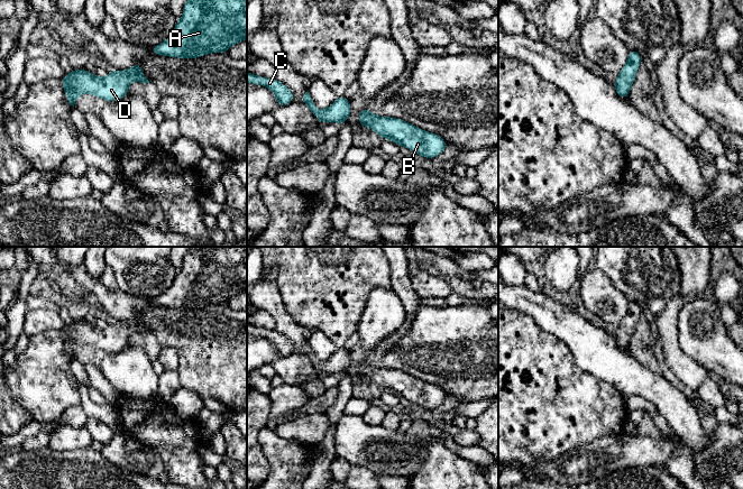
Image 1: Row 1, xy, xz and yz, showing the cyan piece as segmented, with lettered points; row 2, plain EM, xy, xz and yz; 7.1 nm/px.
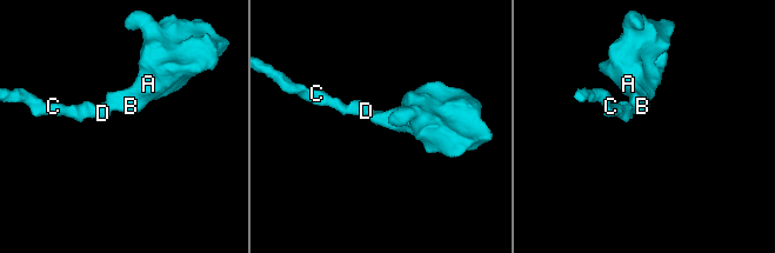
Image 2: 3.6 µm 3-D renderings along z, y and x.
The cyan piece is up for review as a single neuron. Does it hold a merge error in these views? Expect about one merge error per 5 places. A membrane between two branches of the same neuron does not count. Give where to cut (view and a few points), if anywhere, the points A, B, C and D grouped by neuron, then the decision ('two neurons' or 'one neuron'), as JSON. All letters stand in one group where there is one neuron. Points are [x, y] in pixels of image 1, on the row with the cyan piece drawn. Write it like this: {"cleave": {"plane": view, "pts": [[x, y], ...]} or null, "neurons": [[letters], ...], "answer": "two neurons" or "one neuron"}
{"cleave": null, "neurons": [["A", "B", "C", "D"]], "answer": "one neuron"}

